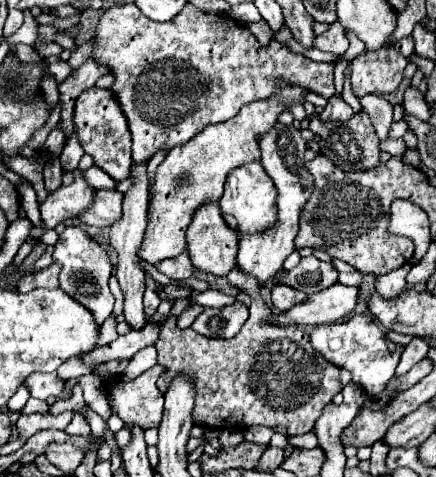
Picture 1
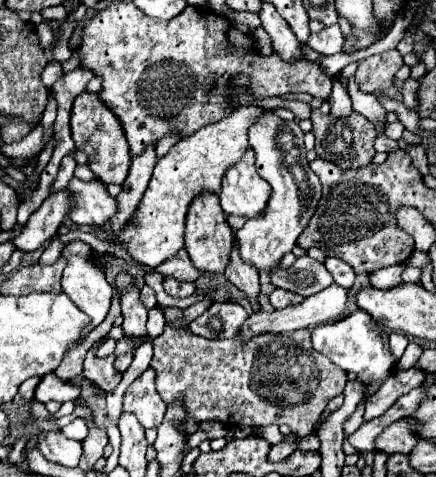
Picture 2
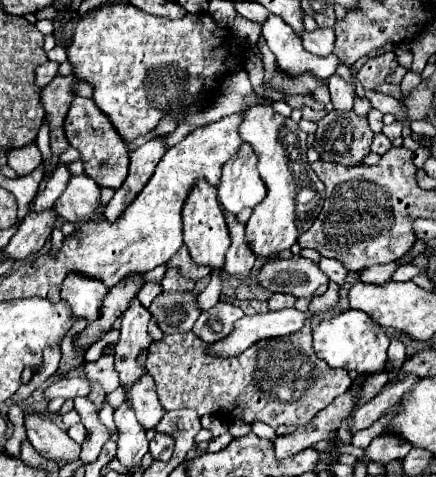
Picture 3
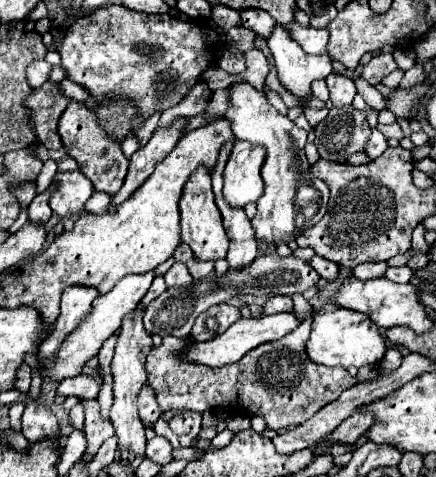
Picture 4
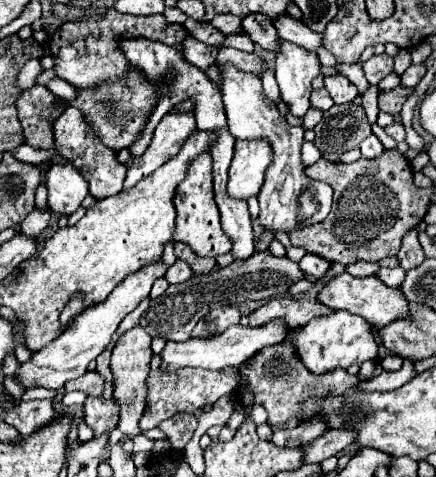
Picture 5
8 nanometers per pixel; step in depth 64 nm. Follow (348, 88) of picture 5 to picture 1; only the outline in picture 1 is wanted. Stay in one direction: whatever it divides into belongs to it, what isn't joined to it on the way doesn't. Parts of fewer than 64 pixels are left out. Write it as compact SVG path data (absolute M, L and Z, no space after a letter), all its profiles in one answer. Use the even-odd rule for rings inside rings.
M332 96L324 108L324 112L320 114L322 122L348 122L352 118L354 110L338 96Z

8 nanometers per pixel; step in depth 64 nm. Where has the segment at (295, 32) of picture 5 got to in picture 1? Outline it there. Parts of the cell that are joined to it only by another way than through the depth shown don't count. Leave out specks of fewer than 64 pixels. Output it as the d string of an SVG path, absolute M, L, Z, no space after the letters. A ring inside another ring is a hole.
M334 22L334 24L328 28L328 32L316 36L314 46L316 46L318 50L324 50L324 52L332 52L332 54L342 56L342 54L348 50L350 42L348 42L348 38L346 38L344 28L342 28L338 22Z

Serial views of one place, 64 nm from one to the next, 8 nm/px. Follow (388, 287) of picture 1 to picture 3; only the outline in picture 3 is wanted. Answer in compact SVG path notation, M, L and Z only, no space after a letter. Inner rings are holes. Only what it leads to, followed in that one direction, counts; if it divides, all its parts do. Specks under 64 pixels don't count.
M396 262L392 264L382 264L382 266L372 266L372 268L366 268L360 274L362 282L368 282L368 284L384 284L384 280L392 280L392 272L398 268Z

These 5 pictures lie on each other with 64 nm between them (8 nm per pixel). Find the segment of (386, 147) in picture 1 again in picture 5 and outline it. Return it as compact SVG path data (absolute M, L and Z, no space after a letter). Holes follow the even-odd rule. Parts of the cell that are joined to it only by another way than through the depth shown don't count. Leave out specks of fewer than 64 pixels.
M370 134L362 144L360 144L360 150L362 150L362 156L364 158L376 158L384 152L384 146L380 142L380 138L376 134Z

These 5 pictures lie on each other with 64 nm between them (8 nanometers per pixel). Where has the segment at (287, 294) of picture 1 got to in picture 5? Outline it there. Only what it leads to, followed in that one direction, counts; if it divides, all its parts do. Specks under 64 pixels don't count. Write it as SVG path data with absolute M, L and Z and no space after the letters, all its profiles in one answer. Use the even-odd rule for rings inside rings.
M274 298L266 302L262 308L250 314L250 326L260 326L272 318L284 318L288 328L296 328L300 324L307 324L314 316L326 316L332 310L324 304L298 300L298 298Z

